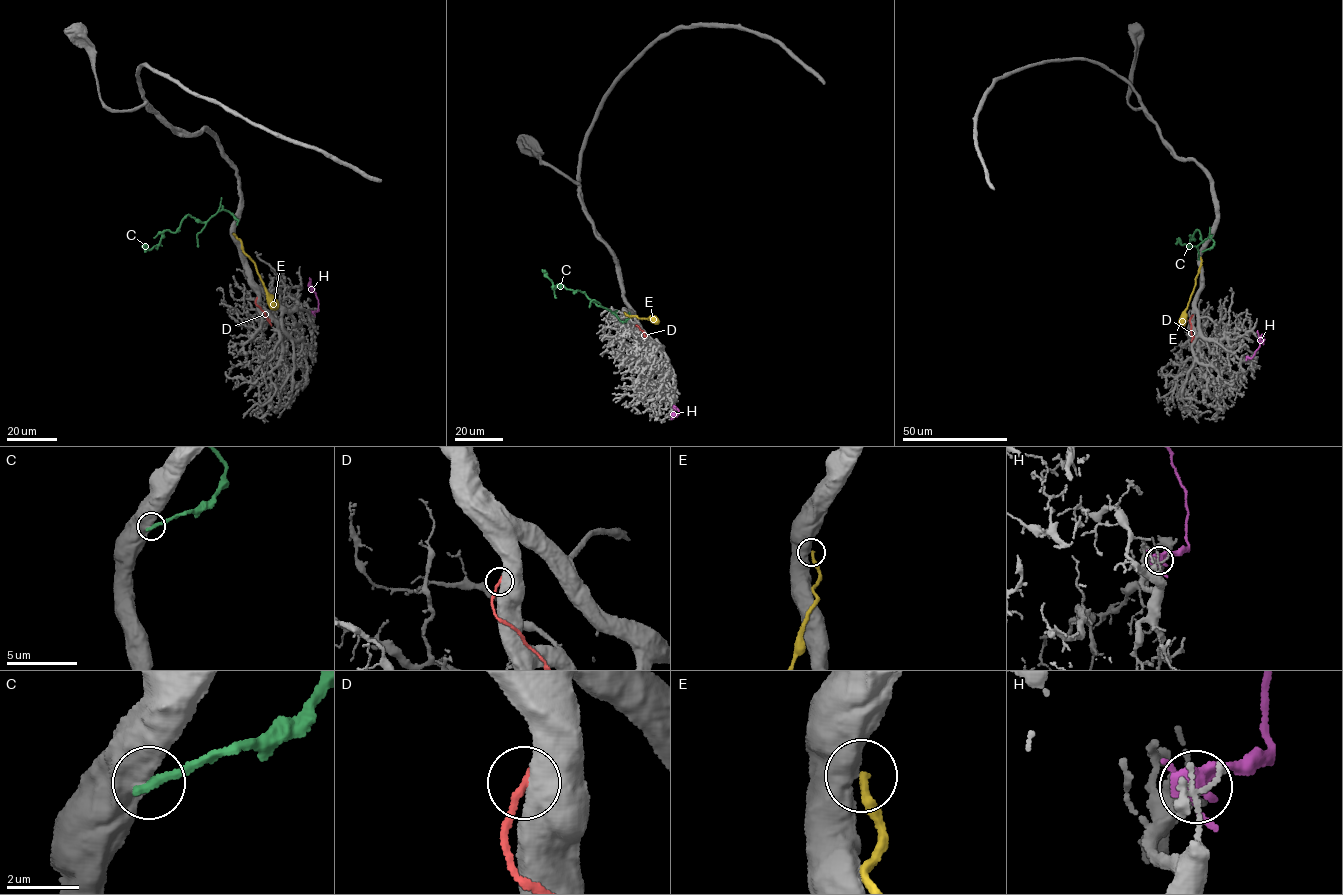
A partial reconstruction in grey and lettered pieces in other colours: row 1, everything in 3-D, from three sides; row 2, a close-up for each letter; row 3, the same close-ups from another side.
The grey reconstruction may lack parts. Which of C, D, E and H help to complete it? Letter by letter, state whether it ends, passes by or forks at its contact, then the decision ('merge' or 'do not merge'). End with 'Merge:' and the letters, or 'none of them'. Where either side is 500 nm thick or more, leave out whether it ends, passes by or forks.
C: do not merge
D: do not merge
E: do not merge
H: it forks | do not merge
Merge: none of them

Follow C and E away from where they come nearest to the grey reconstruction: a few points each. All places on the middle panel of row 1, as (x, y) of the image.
C: (628, 313), (629, 317), (620, 321), (580, 290), (563, 285), (554, 287), (544, 270)
E: (624, 312), (630, 316), (656, 322)

